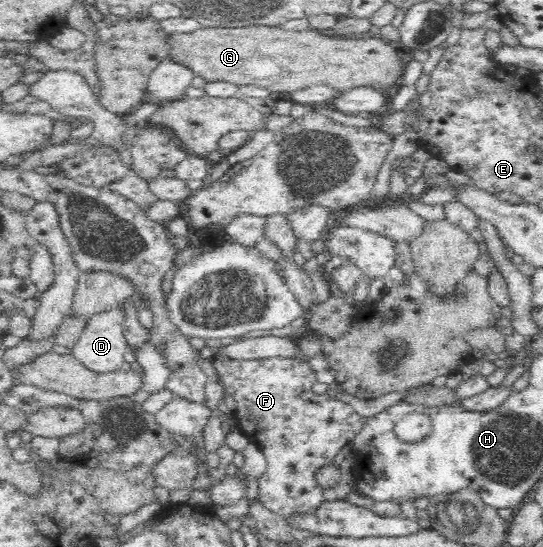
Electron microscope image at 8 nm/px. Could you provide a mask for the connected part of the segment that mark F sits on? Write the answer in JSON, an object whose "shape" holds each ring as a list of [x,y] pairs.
{"shape":[[[215,356],[212,362],[219,384],[227,390],[228,396],[233,396],[237,404],[233,412],[237,426],[250,440],[261,446],[266,456],[267,470],[258,478],[259,501],[284,517],[312,511],[324,499],[323,488],[317,486],[315,480],[317,469],[334,462],[338,452],[363,428],[366,418],[344,401],[325,394],[315,394],[312,384],[316,381],[316,373],[311,369],[309,361],[288,356],[257,360],[231,360]]]}

